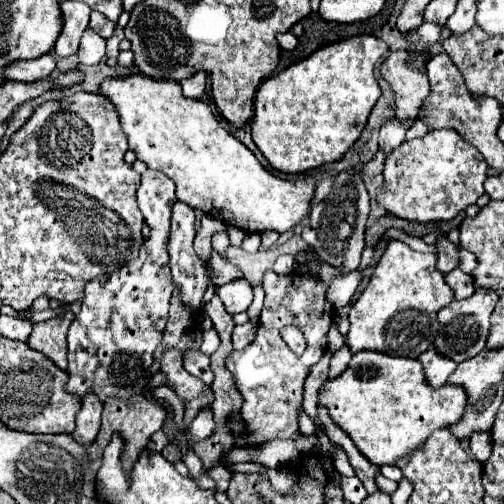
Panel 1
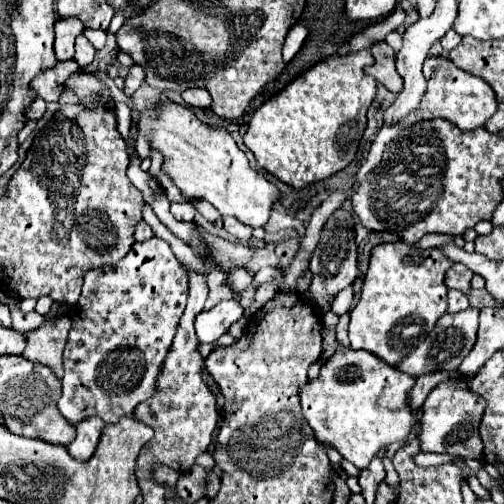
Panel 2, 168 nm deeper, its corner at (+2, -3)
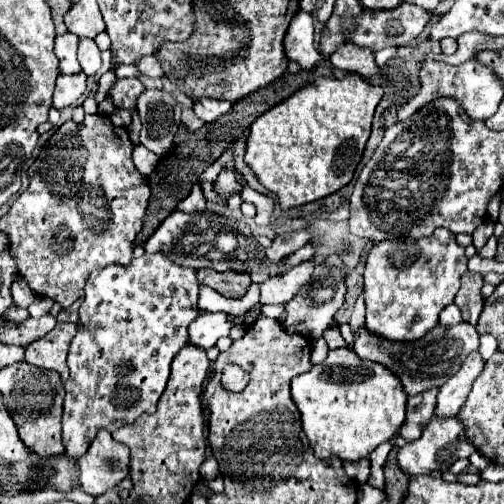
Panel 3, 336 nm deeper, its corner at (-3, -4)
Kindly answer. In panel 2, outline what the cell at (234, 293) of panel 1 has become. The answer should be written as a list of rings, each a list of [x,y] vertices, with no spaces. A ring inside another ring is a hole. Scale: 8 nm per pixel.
[[[224,299],[214,309],[202,311],[194,321],[200,343],[214,343],[220,335],[228,331],[234,321],[242,317],[242,311],[244,309],[238,299]]]

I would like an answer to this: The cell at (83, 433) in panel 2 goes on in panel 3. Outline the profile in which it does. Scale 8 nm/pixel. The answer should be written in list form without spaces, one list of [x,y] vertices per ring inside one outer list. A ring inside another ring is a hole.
[[[99,430],[91,442],[87,454],[79,458],[81,488],[91,496],[101,496],[115,488],[125,478],[125,468],[129,466],[129,448],[117,440],[107,430]]]

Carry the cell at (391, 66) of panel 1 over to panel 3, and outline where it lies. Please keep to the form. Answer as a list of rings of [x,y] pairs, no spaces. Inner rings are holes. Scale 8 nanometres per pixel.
[[[351,42],[341,44],[333,54],[331,54],[331,64],[339,70],[345,72],[355,72],[363,78],[371,76],[381,76],[381,68],[373,60],[373,52],[369,48],[359,48],[353,46]]]

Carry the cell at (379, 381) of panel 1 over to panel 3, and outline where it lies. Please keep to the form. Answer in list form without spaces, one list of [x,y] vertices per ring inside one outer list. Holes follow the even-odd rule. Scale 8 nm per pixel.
[[[351,348],[329,350],[321,364],[291,380],[291,396],[301,412],[303,432],[321,460],[339,456],[341,460],[361,460],[381,442],[391,440],[403,420],[407,394],[397,376],[377,362],[361,360]]]

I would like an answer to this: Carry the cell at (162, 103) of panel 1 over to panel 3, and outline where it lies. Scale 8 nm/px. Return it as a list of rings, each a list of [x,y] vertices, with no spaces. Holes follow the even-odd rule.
[[[223,168],[221,174],[219,174],[217,180],[215,180],[215,190],[217,190],[223,198],[227,198],[227,196],[233,194],[233,192],[239,194],[239,188],[241,188],[241,184],[239,184],[239,180],[237,180],[237,172],[235,172],[233,168]]]

